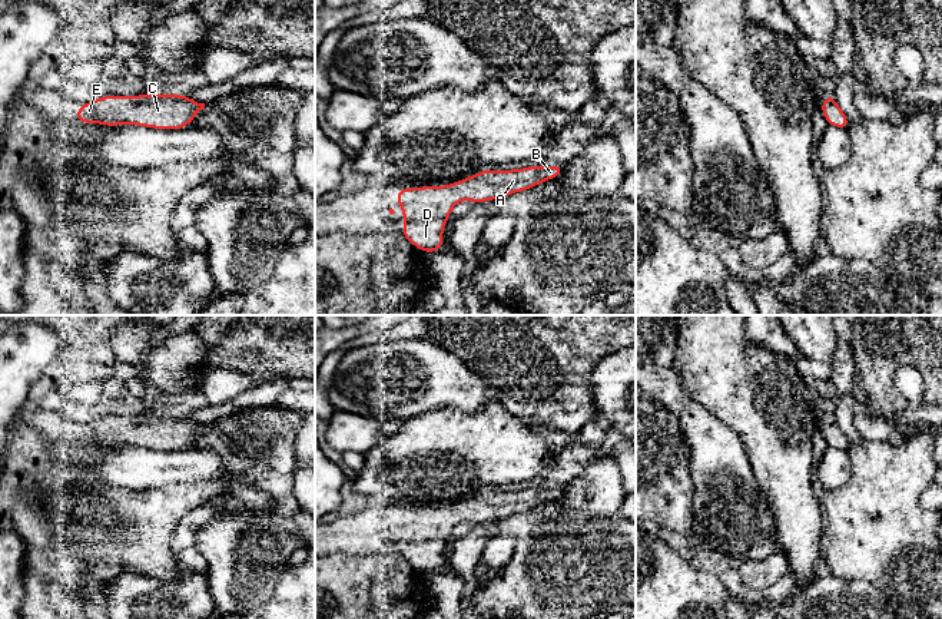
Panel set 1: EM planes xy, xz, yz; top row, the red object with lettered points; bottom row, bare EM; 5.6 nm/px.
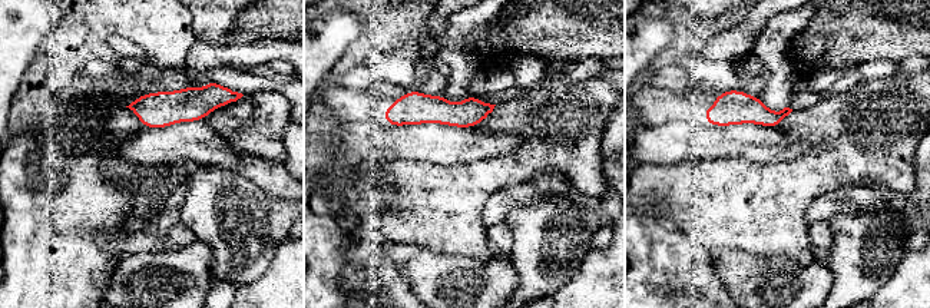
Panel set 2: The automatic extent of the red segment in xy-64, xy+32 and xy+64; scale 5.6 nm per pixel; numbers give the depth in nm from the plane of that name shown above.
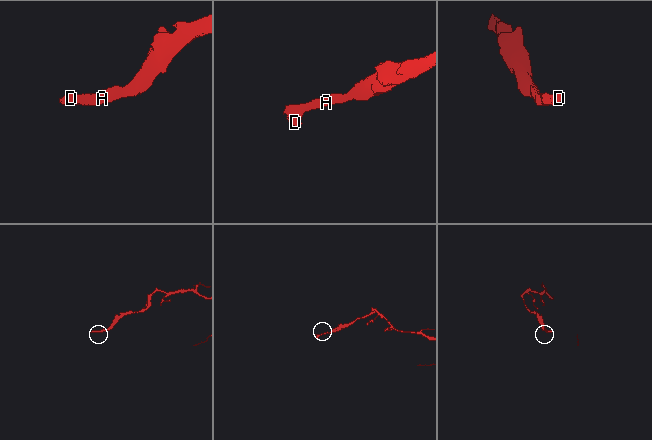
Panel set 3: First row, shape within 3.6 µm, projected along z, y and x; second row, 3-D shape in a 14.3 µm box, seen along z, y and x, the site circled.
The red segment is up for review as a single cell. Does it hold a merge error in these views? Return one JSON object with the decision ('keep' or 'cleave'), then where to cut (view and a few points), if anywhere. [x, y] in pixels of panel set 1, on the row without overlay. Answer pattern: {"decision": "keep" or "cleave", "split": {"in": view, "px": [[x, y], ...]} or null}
{"decision": "keep", "split": null}

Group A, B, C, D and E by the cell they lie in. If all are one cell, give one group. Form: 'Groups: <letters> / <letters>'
Groups: A B C D E

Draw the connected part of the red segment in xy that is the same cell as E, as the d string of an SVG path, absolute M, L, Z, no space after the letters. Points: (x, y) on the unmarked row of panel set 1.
M136 416L102 417L93 423L79 426L79 444L100 444L102 447L137 446L152 450L178 451L195 441L205 424L188 416Z

